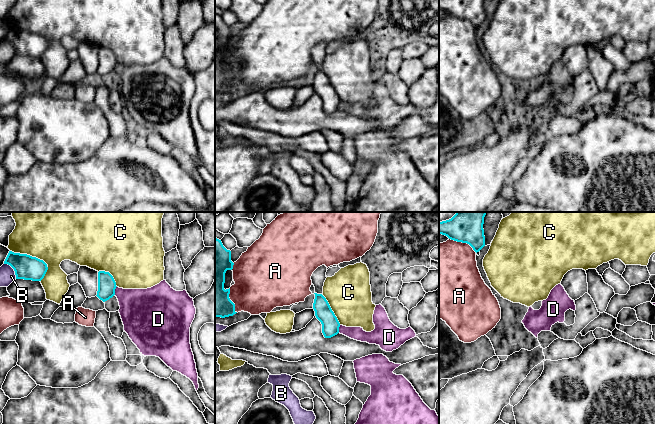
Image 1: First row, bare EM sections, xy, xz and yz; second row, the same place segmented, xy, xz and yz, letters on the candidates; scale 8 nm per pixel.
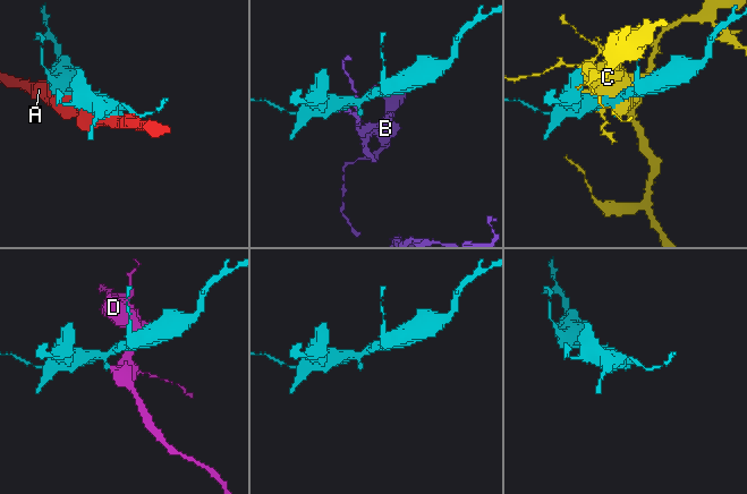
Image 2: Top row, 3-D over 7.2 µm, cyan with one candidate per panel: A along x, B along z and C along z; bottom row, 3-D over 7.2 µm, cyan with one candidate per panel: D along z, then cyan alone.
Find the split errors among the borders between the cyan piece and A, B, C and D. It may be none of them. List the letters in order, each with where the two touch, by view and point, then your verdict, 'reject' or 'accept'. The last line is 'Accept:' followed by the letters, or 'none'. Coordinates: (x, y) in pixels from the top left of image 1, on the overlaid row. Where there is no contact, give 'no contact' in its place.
A: meets cyan in yz at (463, 242); reject
B: meets cyan in xy at (13, 268); reject
C: meets cyan in xy at (29, 255); reject
D: meets cyan in xy at (114, 290); reject
Accept: none

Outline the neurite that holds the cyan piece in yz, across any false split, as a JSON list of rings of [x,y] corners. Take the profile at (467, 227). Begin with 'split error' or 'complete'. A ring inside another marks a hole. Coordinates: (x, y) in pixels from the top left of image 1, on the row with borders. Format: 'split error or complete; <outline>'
complete; [[[456,212],[451,219],[439,222],[439,234],[467,243],[477,253],[485,246],[485,215],[486,212]]]

